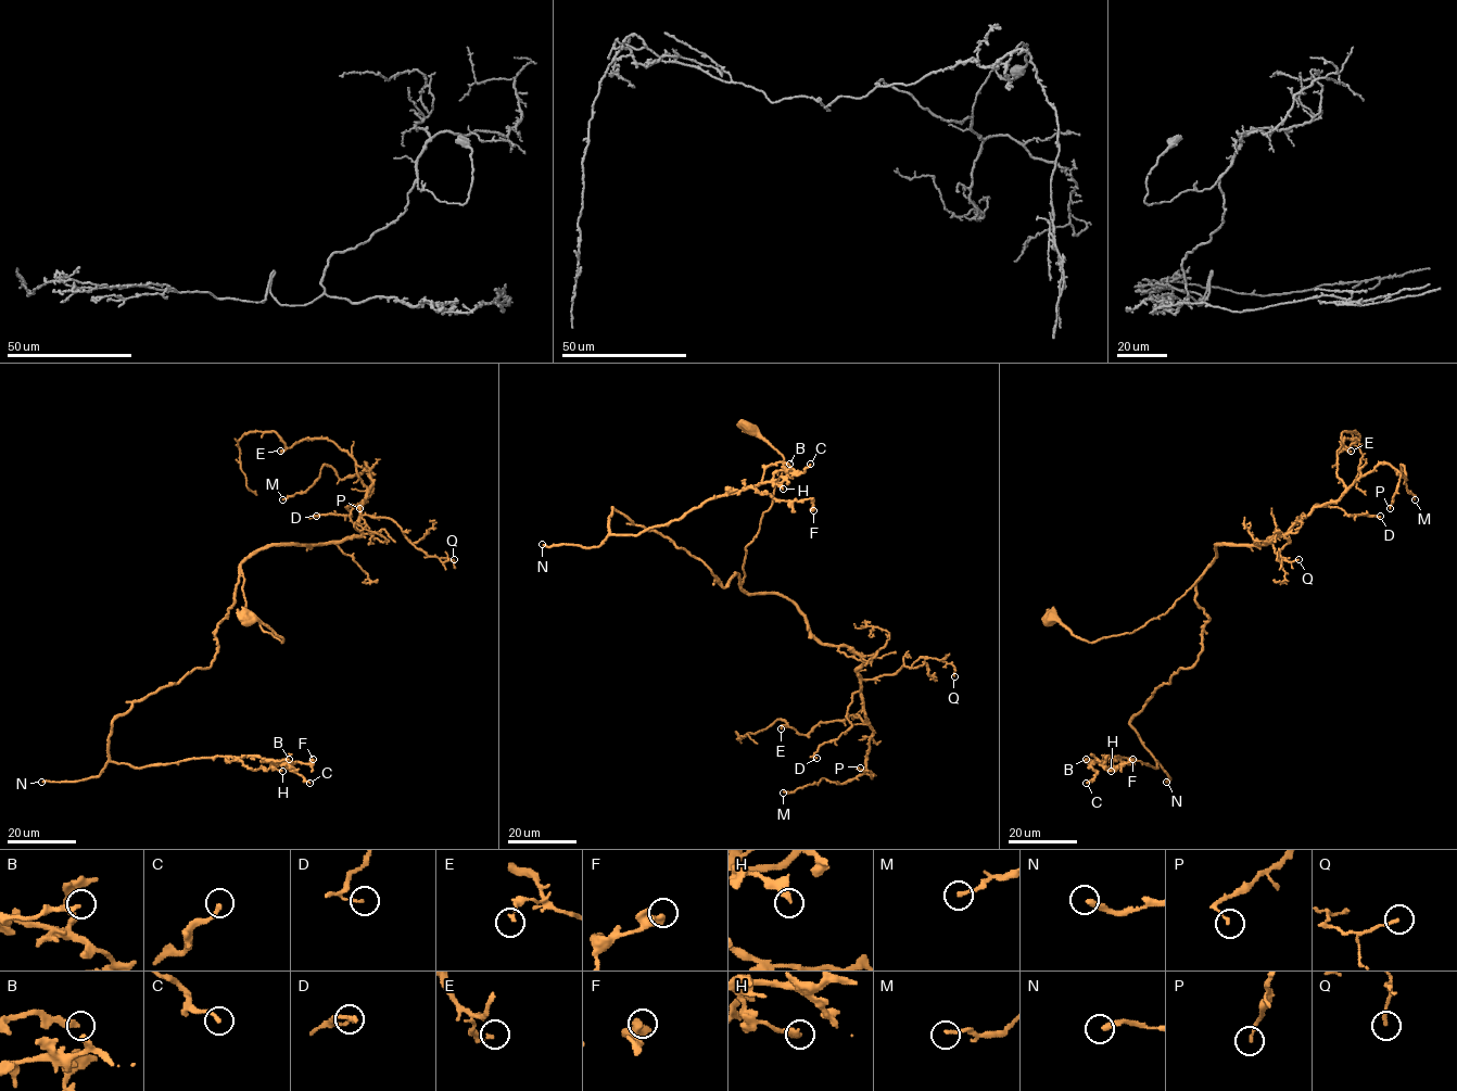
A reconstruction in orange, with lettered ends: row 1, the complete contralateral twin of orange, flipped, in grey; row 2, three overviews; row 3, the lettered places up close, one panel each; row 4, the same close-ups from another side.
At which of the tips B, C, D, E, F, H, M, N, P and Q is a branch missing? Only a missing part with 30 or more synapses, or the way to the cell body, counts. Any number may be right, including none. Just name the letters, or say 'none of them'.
N

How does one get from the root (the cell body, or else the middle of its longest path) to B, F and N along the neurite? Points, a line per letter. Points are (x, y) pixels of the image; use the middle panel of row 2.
B: (750, 426), (783, 466), (740, 583), (734, 573), (723, 587), (613, 508), (609, 531), (668, 524), (789, 464)
F: (750, 426), (783, 466), (740, 583), (613, 508), (609, 531), (748, 487), (813, 510)
N: (750, 426), (783, 466), (740, 583), (734, 573), (723, 587), (700, 560), (613, 508), (598, 546), (542, 544)

